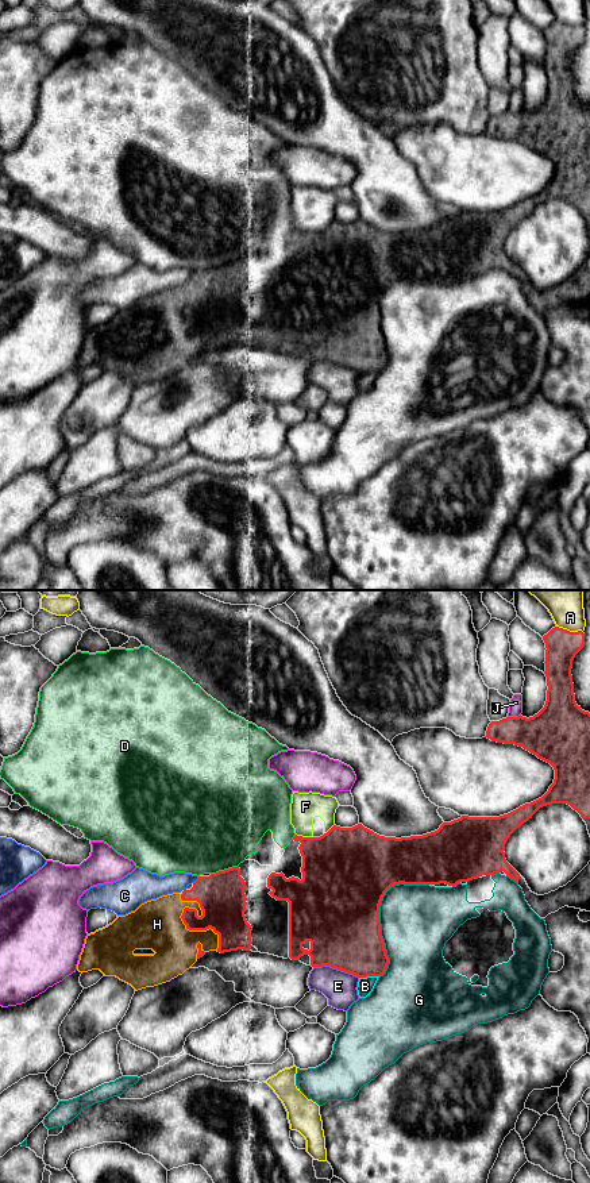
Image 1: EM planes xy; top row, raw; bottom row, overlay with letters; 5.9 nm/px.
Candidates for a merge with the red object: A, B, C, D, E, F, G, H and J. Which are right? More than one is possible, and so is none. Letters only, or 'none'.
H

